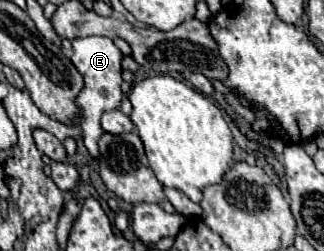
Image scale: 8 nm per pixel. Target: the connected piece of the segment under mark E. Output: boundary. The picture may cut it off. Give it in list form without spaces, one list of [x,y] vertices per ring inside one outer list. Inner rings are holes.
[[[95,35],[85,37],[85,39],[75,39],[73,41],[73,51],[75,53],[71,55],[71,61],[85,79],[85,87],[77,97],[77,105],[81,107],[83,141],[85,141],[85,147],[91,153],[91,157],[99,159],[97,141],[103,135],[99,119],[105,111],[119,109],[119,103],[123,99],[123,93],[121,93],[121,81],[123,81],[123,77],[121,77],[121,73],[123,73],[121,59],[123,59],[123,53],[113,45],[113,41],[109,37],[95,37]]]

